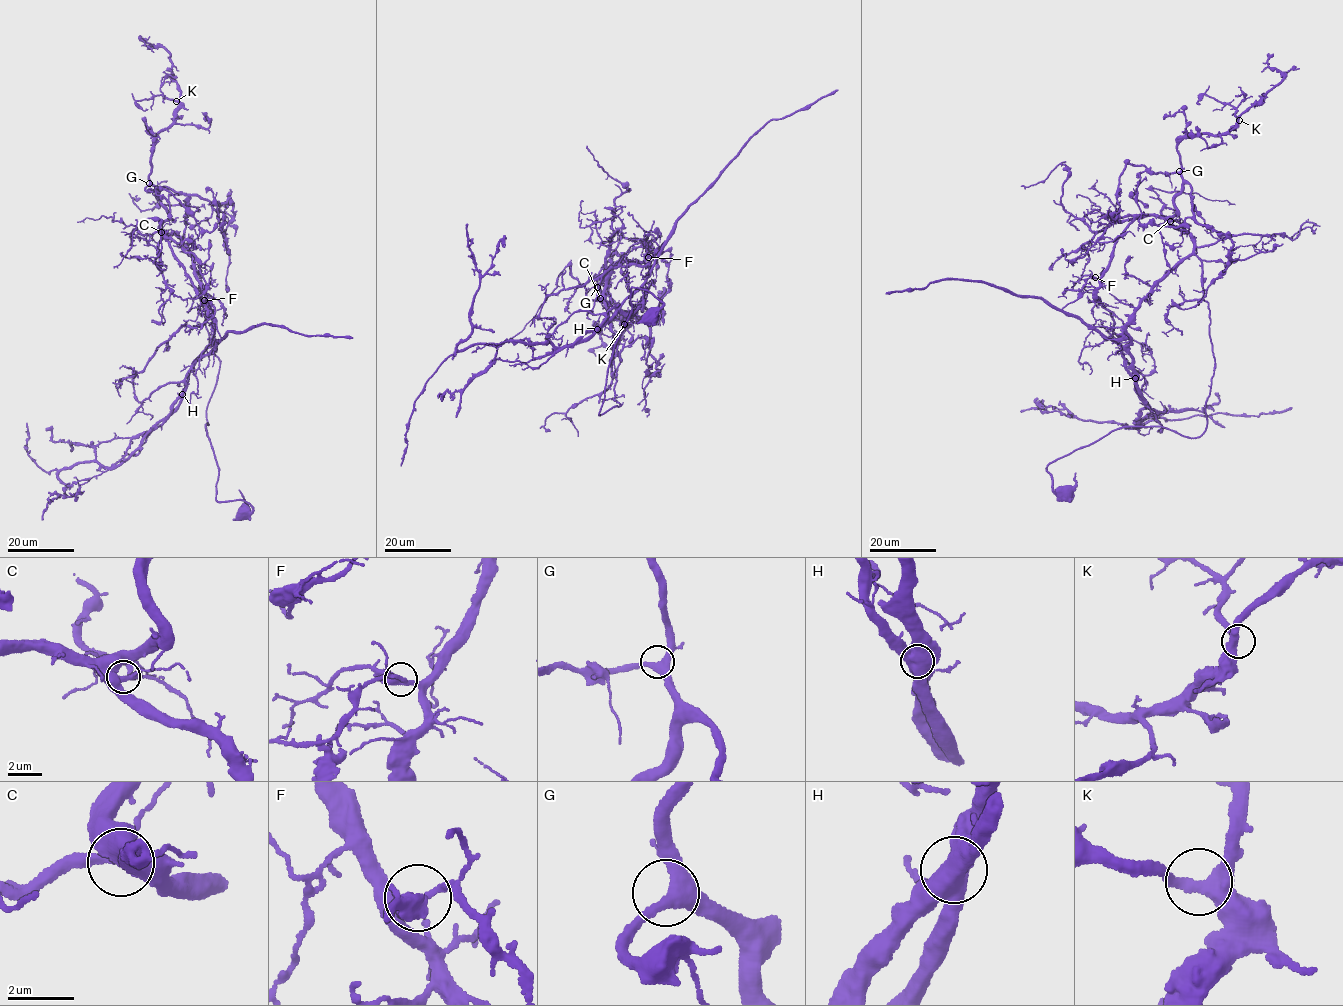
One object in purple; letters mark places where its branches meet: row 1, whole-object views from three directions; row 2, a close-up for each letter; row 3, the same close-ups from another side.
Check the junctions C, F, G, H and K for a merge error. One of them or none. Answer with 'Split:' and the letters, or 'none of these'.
Split: H

